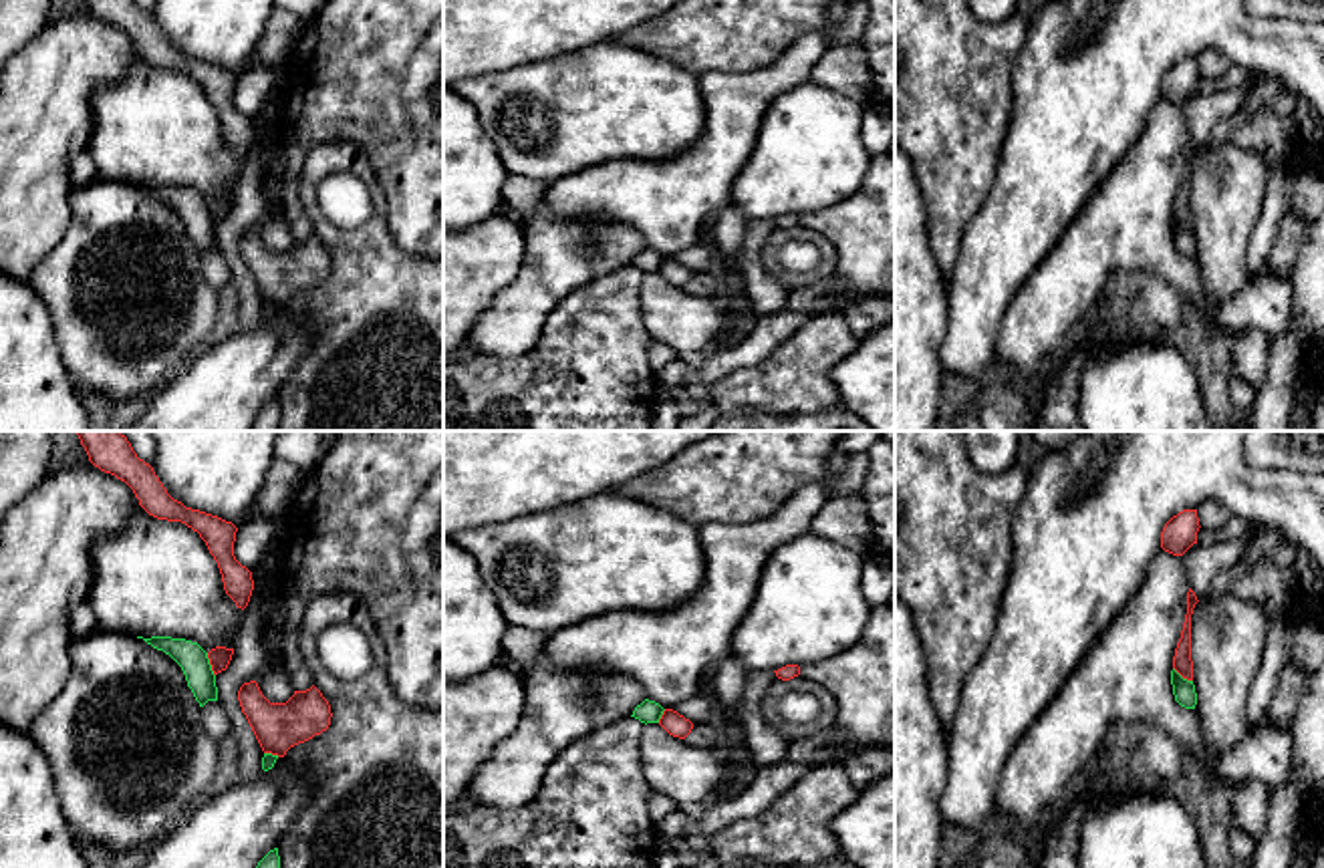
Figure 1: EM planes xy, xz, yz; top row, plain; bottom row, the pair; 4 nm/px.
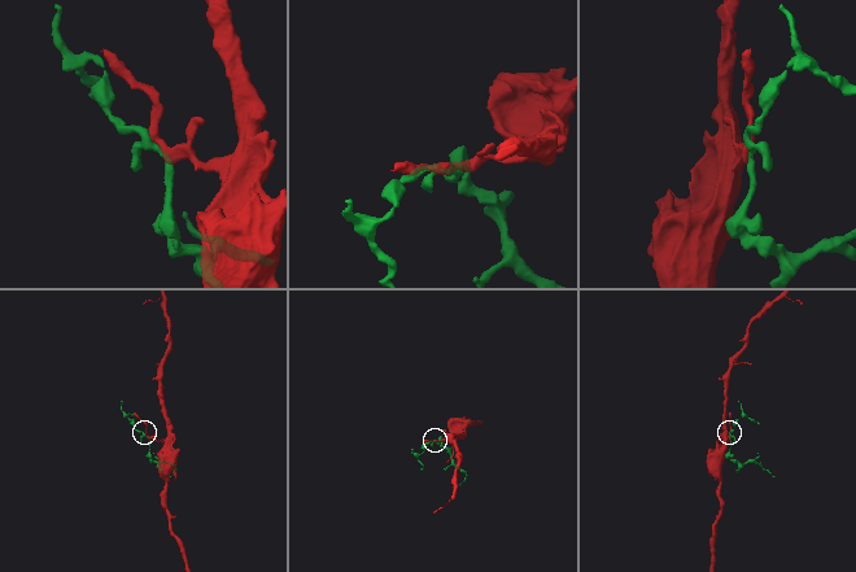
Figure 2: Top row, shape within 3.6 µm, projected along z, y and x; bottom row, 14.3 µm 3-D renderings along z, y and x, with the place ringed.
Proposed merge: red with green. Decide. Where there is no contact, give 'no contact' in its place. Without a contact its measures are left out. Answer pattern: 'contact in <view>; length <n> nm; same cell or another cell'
contact in xy; length 100 nm; another cell

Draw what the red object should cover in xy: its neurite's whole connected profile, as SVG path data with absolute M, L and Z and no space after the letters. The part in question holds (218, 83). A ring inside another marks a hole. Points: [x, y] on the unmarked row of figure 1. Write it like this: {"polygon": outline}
{"polygon": "M87 0L89 10L105 22L125 30L139 54L157 68L181 70L206 91L218 111L224 139L238 157L246 157L254 139L252 121L234 105L238 77L218 64L185 56L173 48L153 16L137 6L135 0Z"}

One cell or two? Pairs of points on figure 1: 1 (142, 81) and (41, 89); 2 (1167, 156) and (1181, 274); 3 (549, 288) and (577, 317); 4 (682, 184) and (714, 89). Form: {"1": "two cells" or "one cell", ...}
{"1": "two cells", "2": "one cell", "3": "two cells", "4": "one cell"}

